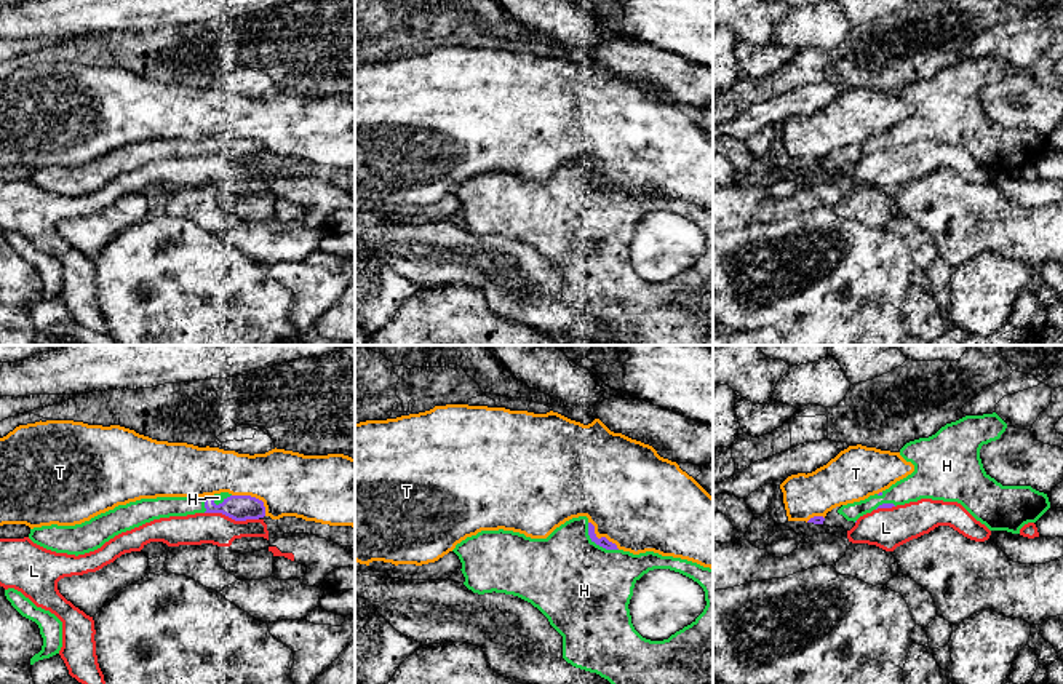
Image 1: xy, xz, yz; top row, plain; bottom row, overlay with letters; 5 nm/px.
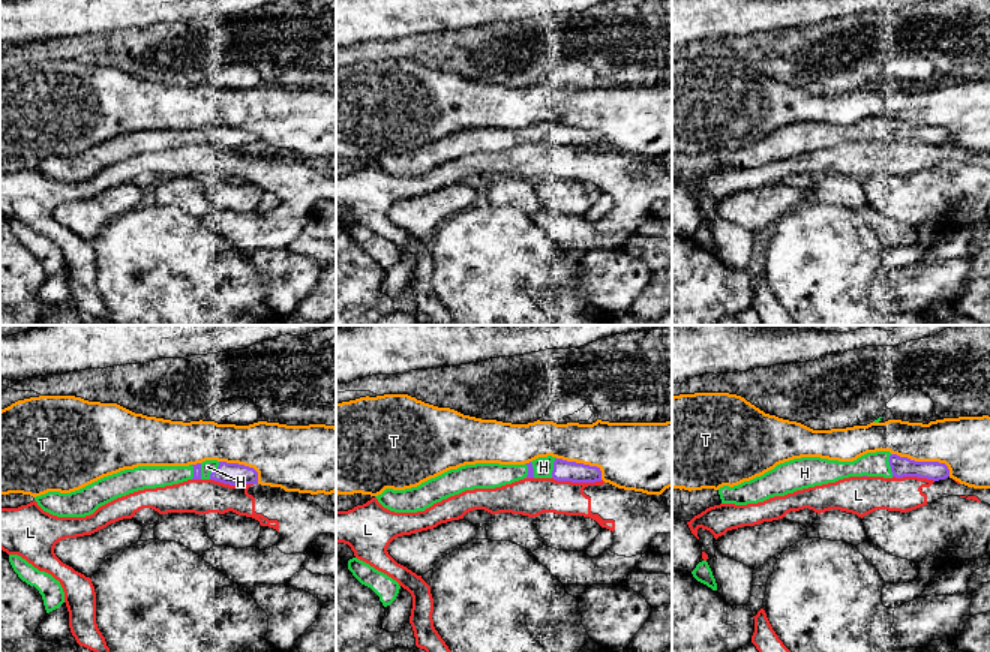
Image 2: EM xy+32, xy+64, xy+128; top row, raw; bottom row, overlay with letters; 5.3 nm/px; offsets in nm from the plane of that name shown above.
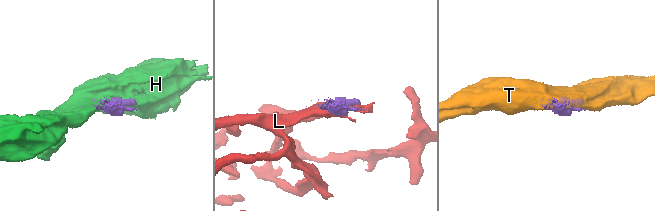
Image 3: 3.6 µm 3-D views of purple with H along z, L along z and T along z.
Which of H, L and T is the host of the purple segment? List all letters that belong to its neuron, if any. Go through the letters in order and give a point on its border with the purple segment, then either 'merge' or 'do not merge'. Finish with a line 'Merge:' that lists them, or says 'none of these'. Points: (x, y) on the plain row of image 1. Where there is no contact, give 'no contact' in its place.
H: meets purple in xz at (597, 186); merge
L: meets purple in xy at (232, 160); do not merge
T: meets purple in xy at (254, 139); do not merge
Merge: H

